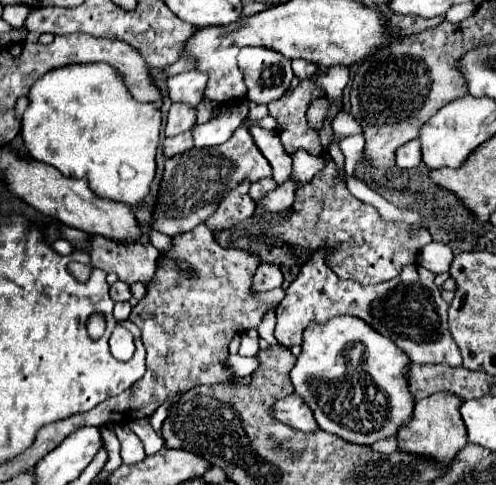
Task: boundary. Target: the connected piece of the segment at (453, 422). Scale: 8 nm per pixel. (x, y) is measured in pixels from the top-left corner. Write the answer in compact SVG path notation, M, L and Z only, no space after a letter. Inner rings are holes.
M434 394L424 400L418 400L412 422L400 428L396 434L398 450L428 458L436 466L446 466L468 444L464 422L460 420L460 412L458 412L460 404L462 404L460 398L456 398L454 394Z

